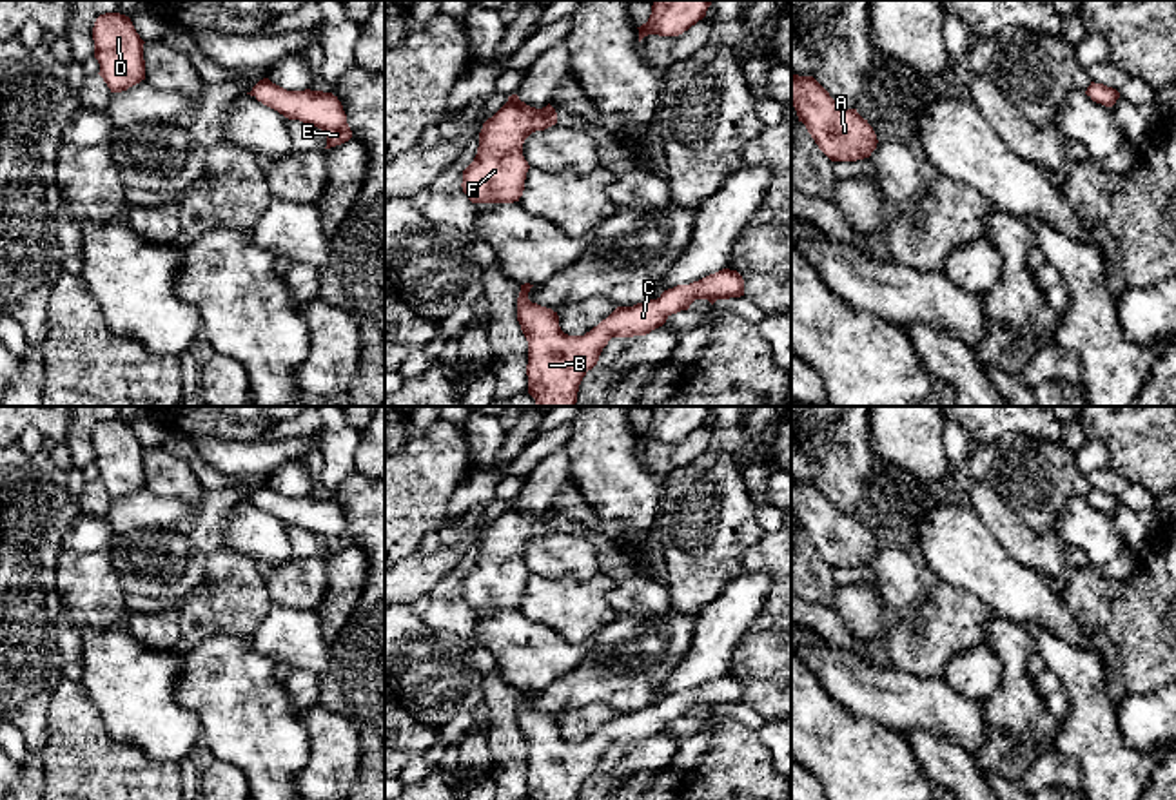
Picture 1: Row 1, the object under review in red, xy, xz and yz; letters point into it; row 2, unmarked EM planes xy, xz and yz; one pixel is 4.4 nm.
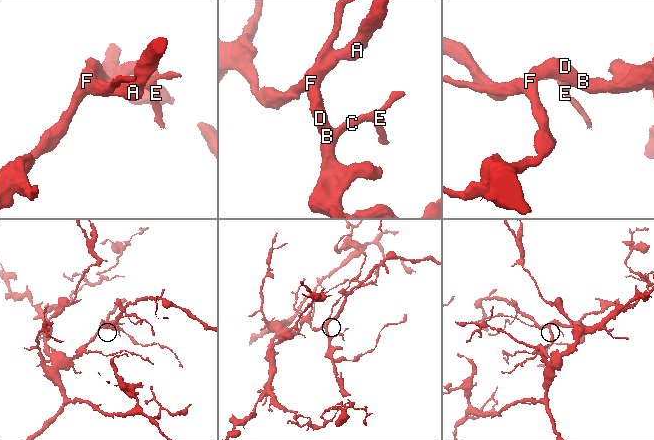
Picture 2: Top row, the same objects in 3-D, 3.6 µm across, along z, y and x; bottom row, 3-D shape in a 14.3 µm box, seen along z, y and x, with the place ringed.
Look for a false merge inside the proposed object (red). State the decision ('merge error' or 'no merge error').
no merge error

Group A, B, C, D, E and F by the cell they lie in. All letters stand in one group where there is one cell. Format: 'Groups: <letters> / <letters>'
Groups: A B C D E F

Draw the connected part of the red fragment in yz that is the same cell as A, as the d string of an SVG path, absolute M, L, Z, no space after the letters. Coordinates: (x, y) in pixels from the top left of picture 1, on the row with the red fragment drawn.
M791 73L791 105L831 161L857 161L877 149L877 134L857 109L846 109L813 78Z

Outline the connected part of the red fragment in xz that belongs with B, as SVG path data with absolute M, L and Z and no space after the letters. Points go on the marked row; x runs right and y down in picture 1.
M722 268L690 285L664 290L657 299L633 307L617 307L584 336L568 336L552 308L528 299L534 285L521 285L517 321L528 341L528 394L537 406L575 406L583 377L592 370L612 337L646 336L662 327L671 314L688 310L695 299L744 296L744 279L737 270Z

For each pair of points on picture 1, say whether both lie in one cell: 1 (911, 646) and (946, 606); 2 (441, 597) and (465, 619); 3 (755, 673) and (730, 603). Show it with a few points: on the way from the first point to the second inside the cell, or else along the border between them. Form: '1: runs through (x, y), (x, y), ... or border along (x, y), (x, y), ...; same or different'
1: runs through (921, 637), (942, 615); same
2: runs through (447, 603), (460, 615); same
3: border along (766, 601), (739, 643), (725, 673); different

